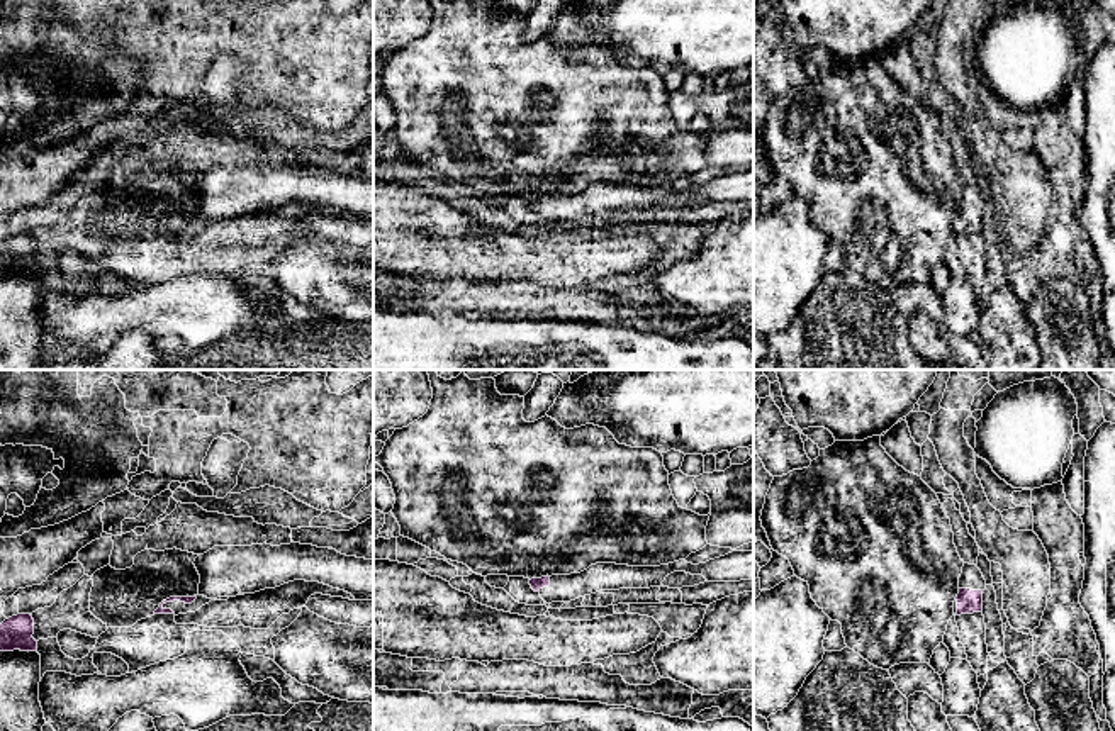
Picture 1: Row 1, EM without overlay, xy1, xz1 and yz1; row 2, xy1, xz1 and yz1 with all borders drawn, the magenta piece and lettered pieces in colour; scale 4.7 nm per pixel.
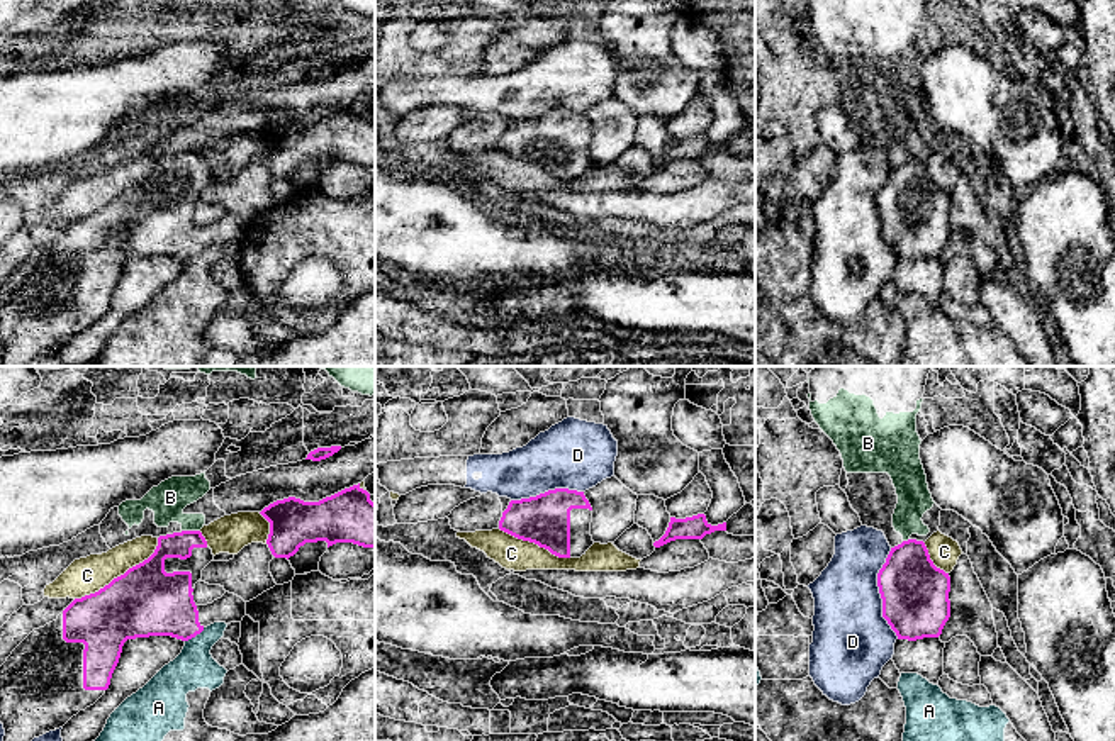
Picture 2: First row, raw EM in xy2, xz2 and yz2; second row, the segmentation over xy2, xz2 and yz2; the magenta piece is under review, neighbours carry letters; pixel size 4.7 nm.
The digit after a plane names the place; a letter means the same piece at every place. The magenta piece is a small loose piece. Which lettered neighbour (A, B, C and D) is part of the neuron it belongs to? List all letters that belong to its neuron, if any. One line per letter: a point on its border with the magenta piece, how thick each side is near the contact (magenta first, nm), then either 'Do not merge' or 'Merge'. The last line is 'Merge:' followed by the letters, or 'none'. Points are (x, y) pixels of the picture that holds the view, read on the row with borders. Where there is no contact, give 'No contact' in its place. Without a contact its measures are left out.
A: Touches magenta at xy2 (194, 636). Thickness 320 nm (magenta) against 190 nm. Do not merge
B: Touches magenta at xy2 (190, 531). Thickness 130 nm (magenta) against 170 nm. Do not merge
C: Touches magenta at xy2 (121, 575). Thickness 340 nm (magenta) against 180 nm. Do not merge
D: Touches magenta at yz2 (879, 592). Thickness 320 nm (magenta) against 360 nm. Do not merge
Merge: none

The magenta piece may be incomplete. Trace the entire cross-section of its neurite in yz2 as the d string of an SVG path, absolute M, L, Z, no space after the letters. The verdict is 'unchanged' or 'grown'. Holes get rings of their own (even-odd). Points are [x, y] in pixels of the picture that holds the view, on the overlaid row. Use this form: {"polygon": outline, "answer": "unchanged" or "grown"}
{"polygon": "M923 541L891 548L877 573L882 617L898 639L939 638L950 617L950 577L930 560Z", "answer": "unchanged"}

